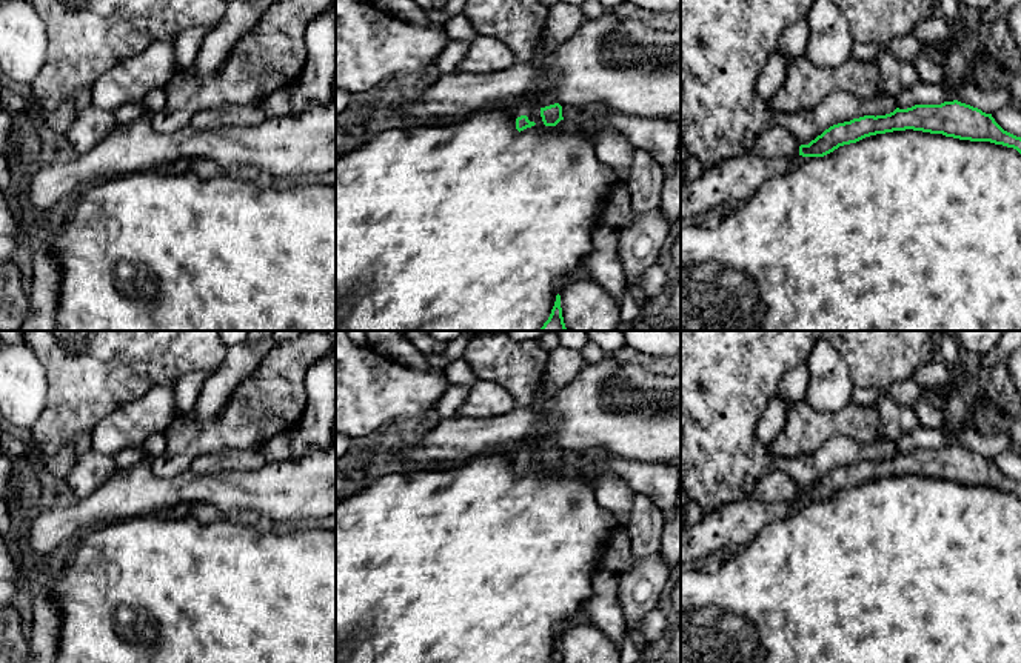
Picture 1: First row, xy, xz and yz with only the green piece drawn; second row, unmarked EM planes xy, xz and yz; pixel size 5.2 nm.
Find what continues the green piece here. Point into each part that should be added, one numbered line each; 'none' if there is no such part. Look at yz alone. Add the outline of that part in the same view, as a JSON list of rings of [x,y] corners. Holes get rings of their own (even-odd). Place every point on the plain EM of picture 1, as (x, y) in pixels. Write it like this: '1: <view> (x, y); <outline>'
1: yz (733, 526); [[[755,498],[724,505],[702,514],[701,520],[681,531],[681,568],[698,558],[708,558],[718,551],[736,551],[748,546],[762,528],[787,520],[802,508],[802,500],[762,503]]]

